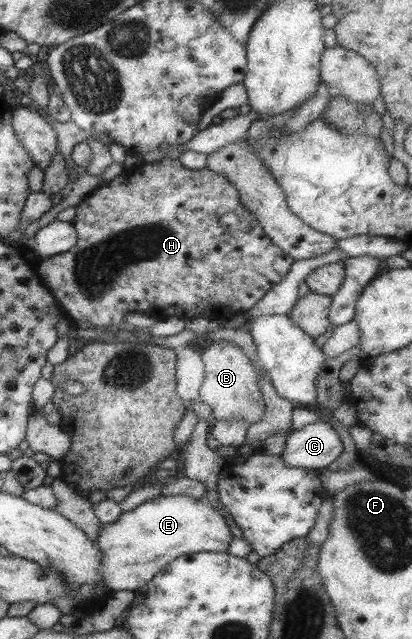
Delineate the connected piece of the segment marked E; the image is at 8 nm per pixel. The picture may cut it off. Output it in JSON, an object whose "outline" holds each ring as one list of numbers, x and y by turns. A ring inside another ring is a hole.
{"outline":[[159,494,130,511,121,512,116,522,101,524,96,545,100,549,100,570,109,592,134,591,144,586,170,562,194,552,226,553,233,539,222,513,213,505,188,495]]}

